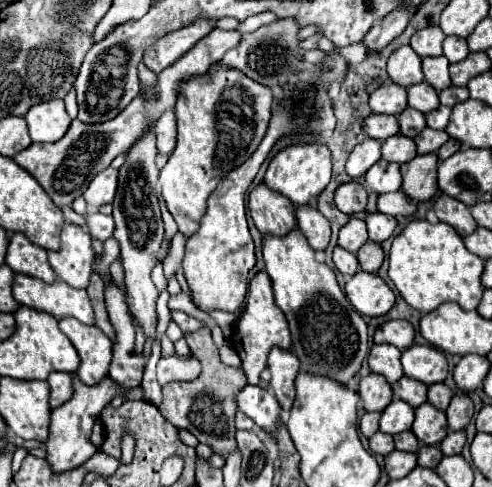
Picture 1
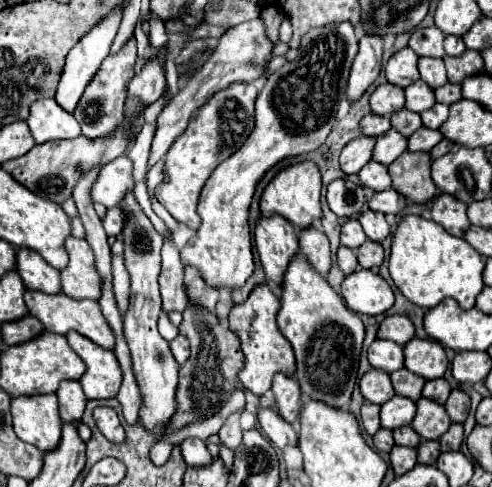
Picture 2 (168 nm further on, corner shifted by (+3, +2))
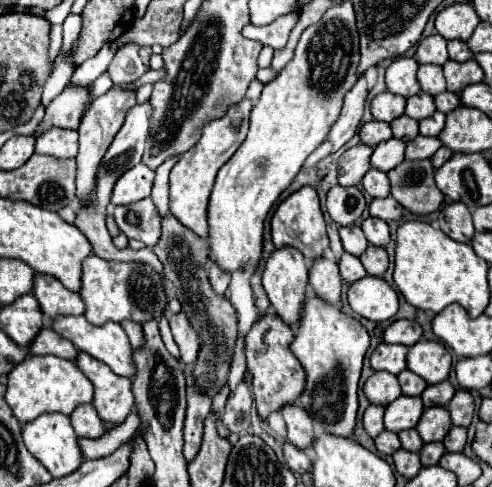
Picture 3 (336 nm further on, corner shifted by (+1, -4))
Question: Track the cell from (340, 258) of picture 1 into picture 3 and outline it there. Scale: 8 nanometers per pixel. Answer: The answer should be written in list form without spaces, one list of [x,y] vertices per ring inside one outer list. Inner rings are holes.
[[[344,253],[344,255],[340,257],[338,267],[340,267],[340,275],[342,275],[342,279],[348,281],[348,283],[354,283],[354,281],[366,277],[366,269],[362,267],[360,259],[354,257],[354,255],[350,255],[350,253]]]

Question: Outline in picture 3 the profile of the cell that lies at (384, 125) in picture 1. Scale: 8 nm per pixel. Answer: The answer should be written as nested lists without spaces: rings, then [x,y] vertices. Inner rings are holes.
[[[370,121],[370,123],[364,123],[360,127],[360,139],[364,145],[378,145],[382,141],[388,141],[392,139],[392,129],[388,123],[382,123],[382,121]]]

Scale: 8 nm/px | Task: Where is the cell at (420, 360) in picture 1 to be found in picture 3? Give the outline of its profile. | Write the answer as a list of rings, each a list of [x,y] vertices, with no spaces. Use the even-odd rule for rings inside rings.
[[[418,341],[408,351],[408,369],[430,385],[448,379],[450,363],[450,353],[442,343],[436,341]]]

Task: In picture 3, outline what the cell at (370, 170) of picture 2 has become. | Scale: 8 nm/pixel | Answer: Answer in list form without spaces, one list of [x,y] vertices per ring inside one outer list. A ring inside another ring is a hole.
[[[370,169],[364,179],[362,179],[362,187],[370,197],[388,197],[390,195],[390,181],[388,175],[384,171],[378,169]]]

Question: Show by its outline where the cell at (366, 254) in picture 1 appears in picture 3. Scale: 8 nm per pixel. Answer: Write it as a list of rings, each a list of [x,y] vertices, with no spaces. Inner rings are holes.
[[[368,245],[368,249],[360,255],[360,261],[368,271],[368,275],[374,275],[374,277],[382,277],[388,269],[388,253],[382,247]]]

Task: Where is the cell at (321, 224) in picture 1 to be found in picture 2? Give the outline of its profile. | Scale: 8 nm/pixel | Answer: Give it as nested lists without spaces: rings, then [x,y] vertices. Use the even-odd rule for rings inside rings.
[[[306,229],[304,233],[300,233],[300,253],[308,259],[308,263],[322,275],[326,277],[330,267],[332,267],[332,259],[330,259],[330,247],[328,247],[328,239],[322,231]]]

